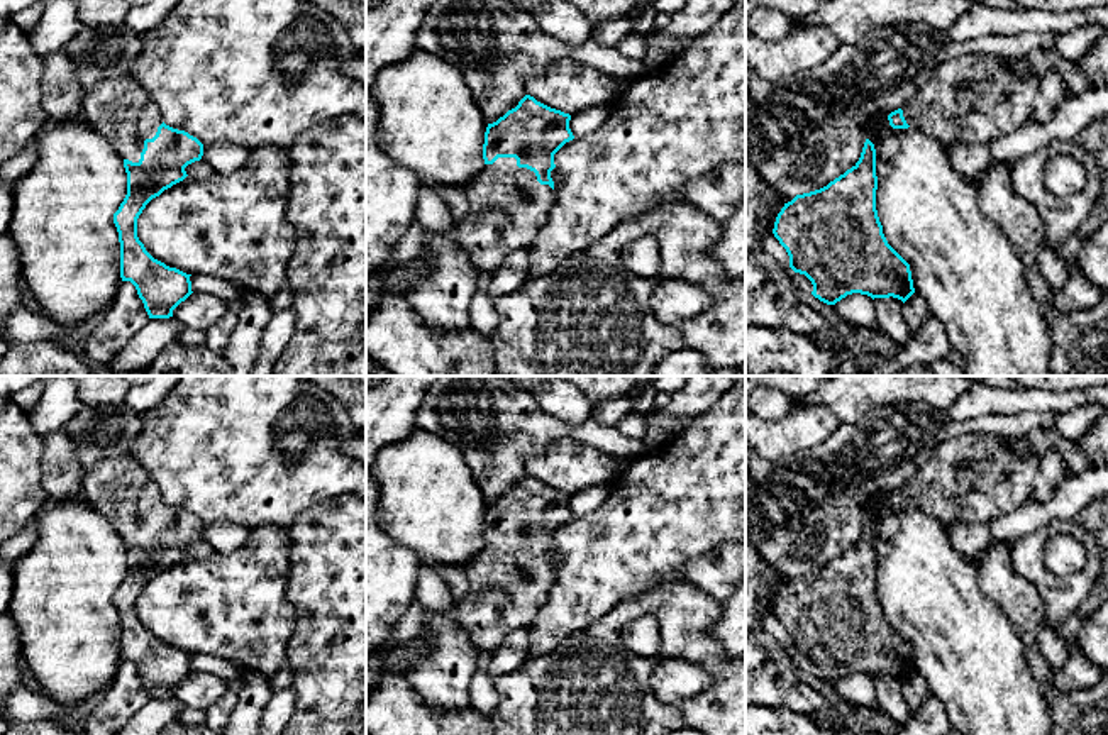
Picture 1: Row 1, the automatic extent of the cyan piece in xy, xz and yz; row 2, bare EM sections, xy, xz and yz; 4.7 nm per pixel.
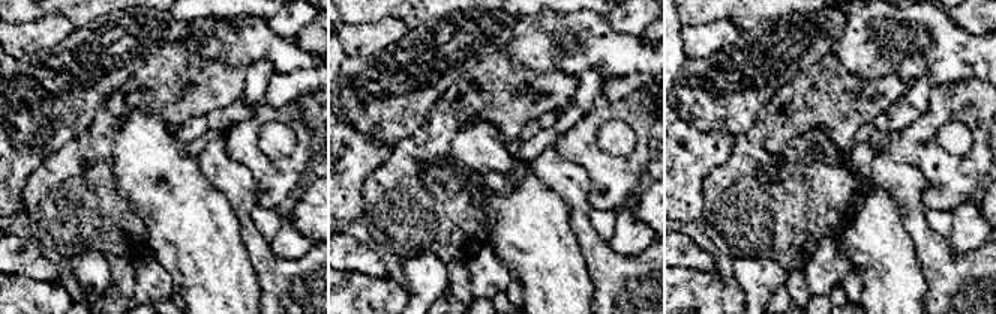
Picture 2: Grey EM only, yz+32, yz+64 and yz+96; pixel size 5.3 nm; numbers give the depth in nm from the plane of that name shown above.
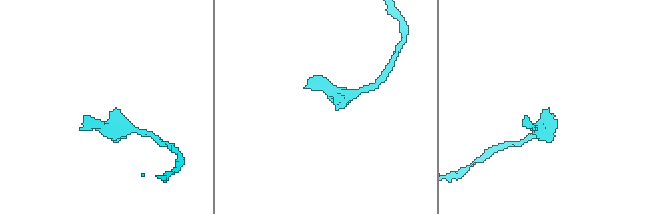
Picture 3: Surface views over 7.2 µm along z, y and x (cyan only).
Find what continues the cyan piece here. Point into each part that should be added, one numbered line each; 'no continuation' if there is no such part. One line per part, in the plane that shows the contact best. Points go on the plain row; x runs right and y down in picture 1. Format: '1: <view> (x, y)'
1: xz (507, 585)

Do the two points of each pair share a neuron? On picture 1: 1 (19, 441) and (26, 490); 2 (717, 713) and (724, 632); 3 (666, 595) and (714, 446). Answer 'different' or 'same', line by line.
1: same
2: different
3: different

